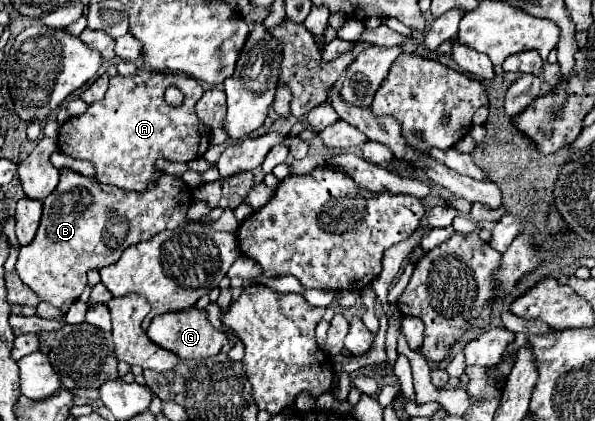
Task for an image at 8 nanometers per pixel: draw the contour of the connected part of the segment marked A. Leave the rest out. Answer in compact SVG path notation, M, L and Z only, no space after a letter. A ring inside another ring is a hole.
M141 67L127 77L115 75L101 101L91 103L83 115L71 117L61 125L57 145L73 159L91 161L97 169L97 181L127 191L143 191L153 175L159 175L155 169L159 157L187 163L203 157L209 149L211 129L195 115L195 103L203 93L205 89L199 81L179 73L151 73ZM167 87L177 87L185 95L179 107L165 101Z

